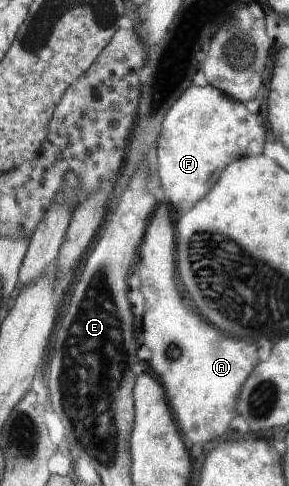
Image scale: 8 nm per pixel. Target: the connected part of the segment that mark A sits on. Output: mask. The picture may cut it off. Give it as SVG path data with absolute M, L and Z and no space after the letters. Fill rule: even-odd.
M157 208L147 222L143 243L137 255L136 272L141 276L141 292L145 296L145 314L143 314L143 338L145 346L151 351L149 372L161 381L165 388L166 402L173 413L179 432L186 444L205 444L223 436L229 430L229 424L237 415L236 405L239 390L243 382L253 372L257 360L257 348L253 344L223 336L221 330L207 324L193 308L183 304L183 296L175 284L175 228L169 216L159 216Z

